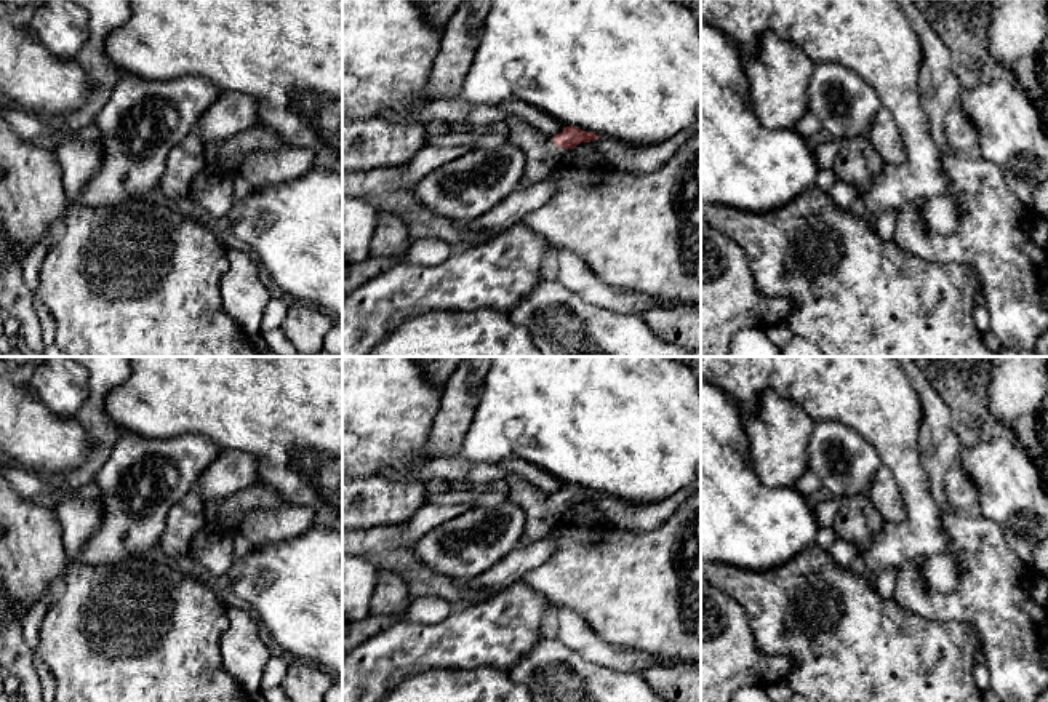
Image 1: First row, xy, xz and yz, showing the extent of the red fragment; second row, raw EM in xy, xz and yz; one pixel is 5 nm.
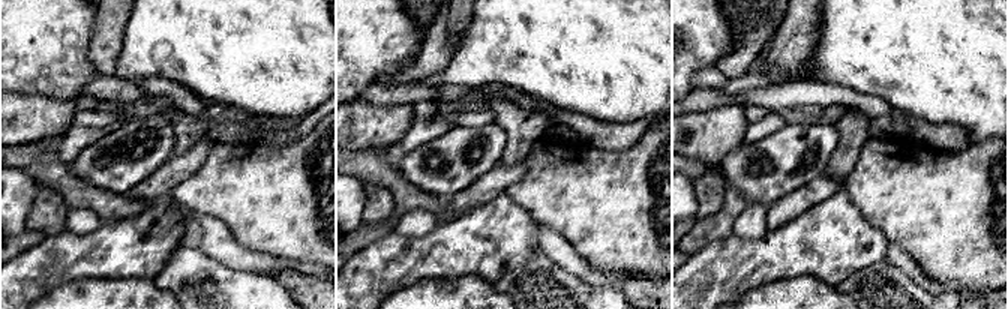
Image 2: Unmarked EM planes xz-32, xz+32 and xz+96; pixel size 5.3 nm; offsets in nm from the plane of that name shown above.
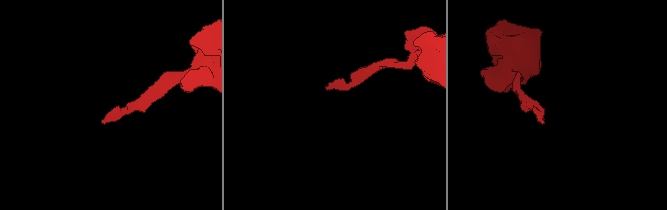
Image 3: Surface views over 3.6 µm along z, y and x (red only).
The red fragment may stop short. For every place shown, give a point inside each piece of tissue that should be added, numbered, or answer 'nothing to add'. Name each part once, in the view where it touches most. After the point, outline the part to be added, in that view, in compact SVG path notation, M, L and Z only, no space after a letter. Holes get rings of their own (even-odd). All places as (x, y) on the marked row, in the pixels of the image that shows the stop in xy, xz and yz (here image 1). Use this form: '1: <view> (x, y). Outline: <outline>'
1: xz (541, 155). Outline: M507 115L509 141L525 154L525 173L520 187L528 187L546 179L555 168L562 166L562 158L570 149L554 144L555 134L546 134L520 117Z

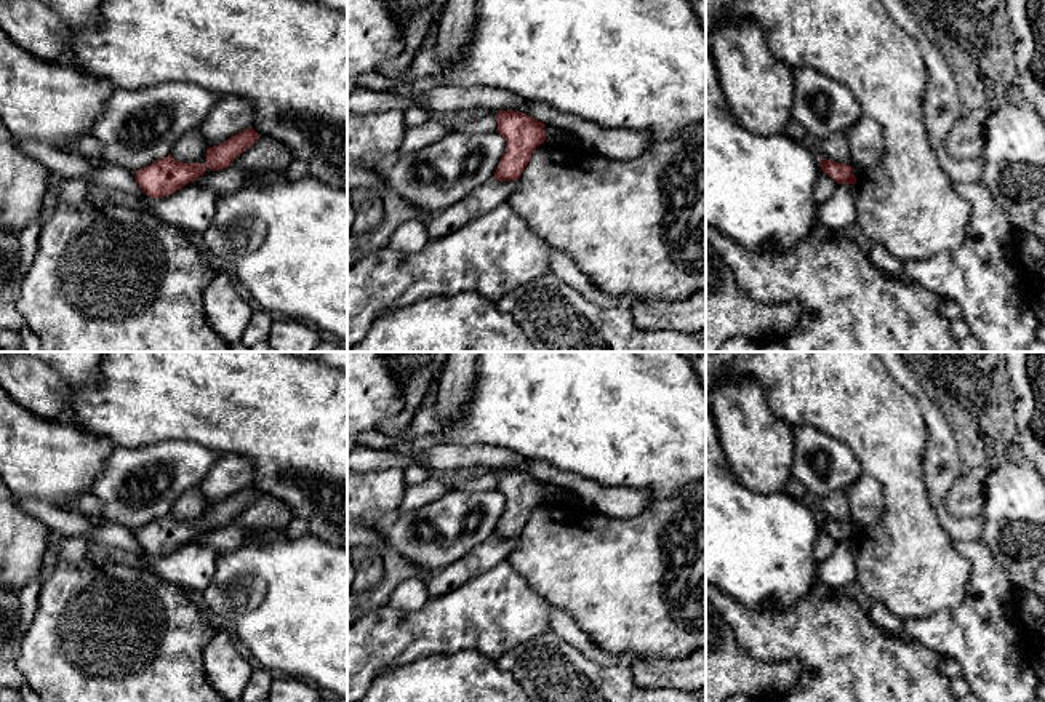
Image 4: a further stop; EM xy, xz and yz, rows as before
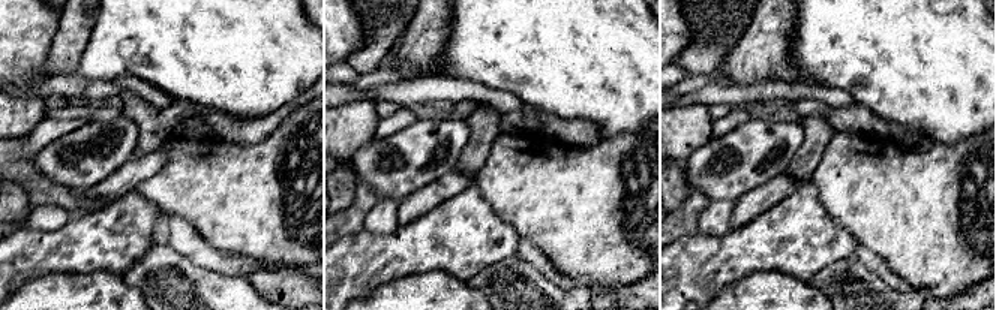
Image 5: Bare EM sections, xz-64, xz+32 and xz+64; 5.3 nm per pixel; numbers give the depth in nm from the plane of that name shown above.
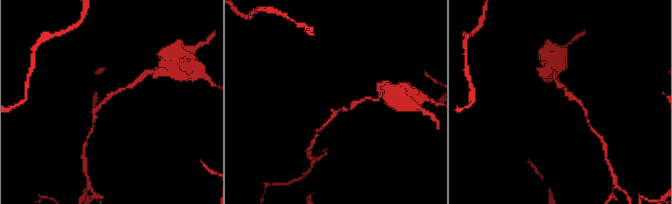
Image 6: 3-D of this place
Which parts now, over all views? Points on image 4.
nothing to add

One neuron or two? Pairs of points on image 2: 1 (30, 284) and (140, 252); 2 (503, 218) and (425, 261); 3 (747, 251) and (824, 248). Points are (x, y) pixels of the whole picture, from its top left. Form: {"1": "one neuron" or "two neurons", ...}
{"1": "one neuron", "2": "one neuron", "3": "one neuron"}

